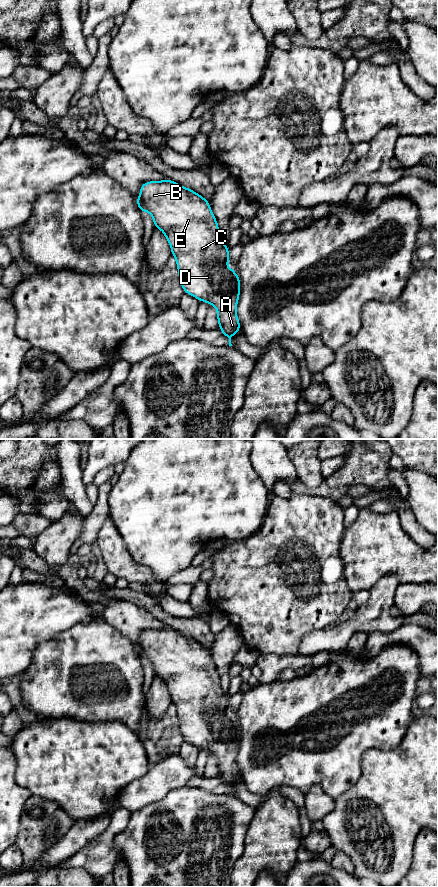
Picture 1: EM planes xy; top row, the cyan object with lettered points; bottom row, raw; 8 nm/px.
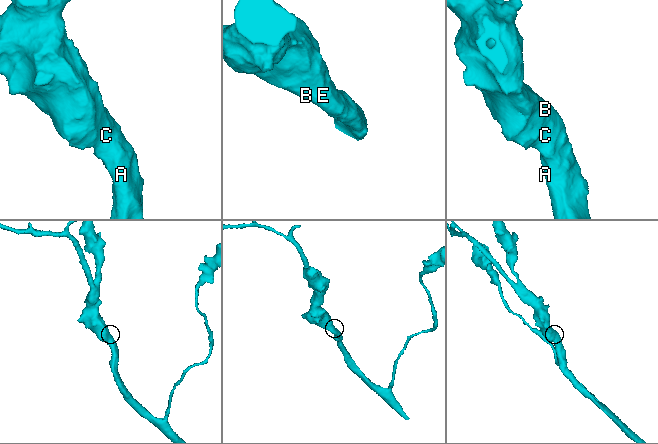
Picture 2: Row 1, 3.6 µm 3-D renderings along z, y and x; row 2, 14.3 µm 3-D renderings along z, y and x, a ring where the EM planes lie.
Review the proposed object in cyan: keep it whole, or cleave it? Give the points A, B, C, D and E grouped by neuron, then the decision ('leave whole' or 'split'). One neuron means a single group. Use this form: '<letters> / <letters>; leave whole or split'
A B C D E; leave whole

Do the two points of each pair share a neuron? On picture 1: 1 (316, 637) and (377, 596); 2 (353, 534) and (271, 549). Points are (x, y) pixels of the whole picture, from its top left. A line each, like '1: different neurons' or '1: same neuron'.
1: same neuron
2: different neurons

